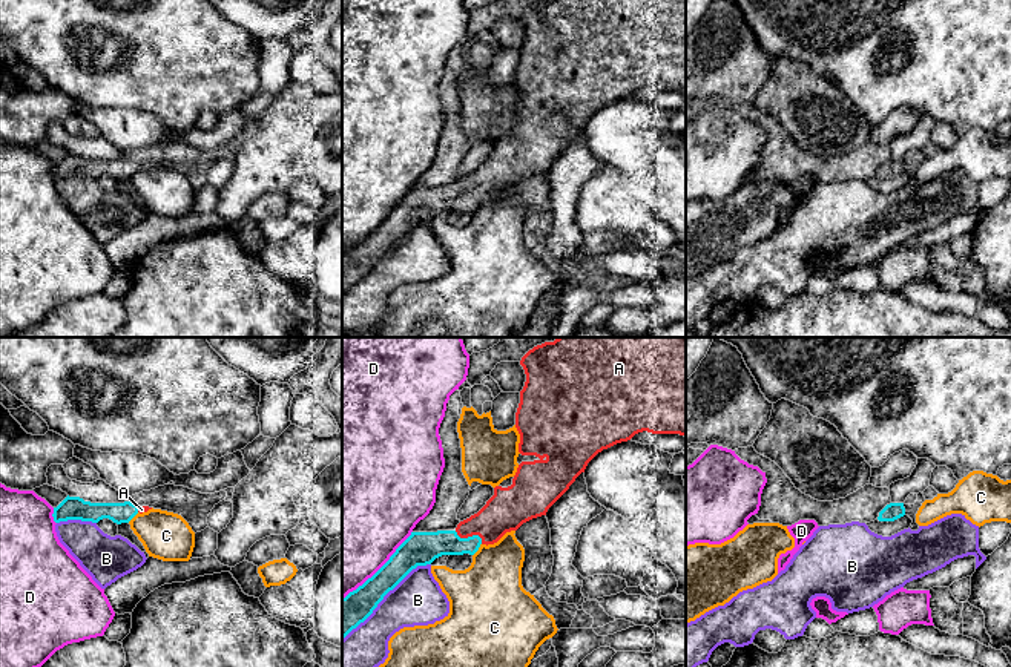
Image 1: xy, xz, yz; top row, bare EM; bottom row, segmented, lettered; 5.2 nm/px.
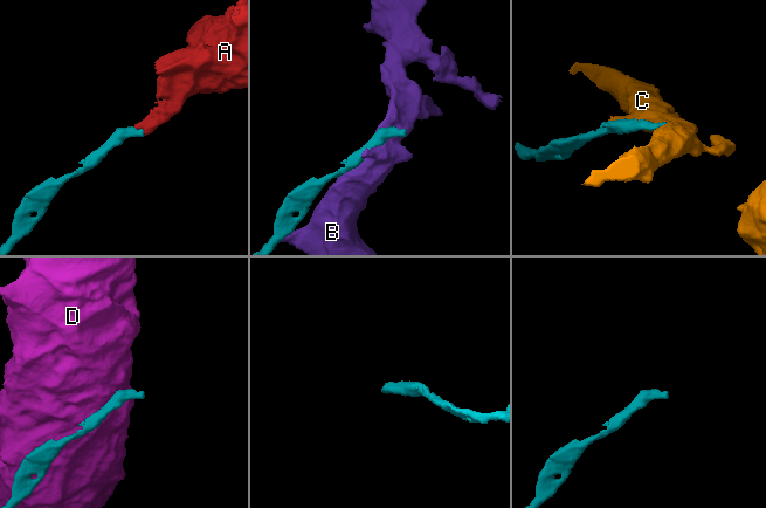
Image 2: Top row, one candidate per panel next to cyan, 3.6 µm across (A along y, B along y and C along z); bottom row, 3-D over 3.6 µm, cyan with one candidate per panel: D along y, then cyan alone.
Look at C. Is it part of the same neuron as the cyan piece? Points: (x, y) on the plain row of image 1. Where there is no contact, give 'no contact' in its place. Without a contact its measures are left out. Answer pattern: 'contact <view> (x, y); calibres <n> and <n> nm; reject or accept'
contact xz (477, 206); calibres 140 and 360 nm; reject

